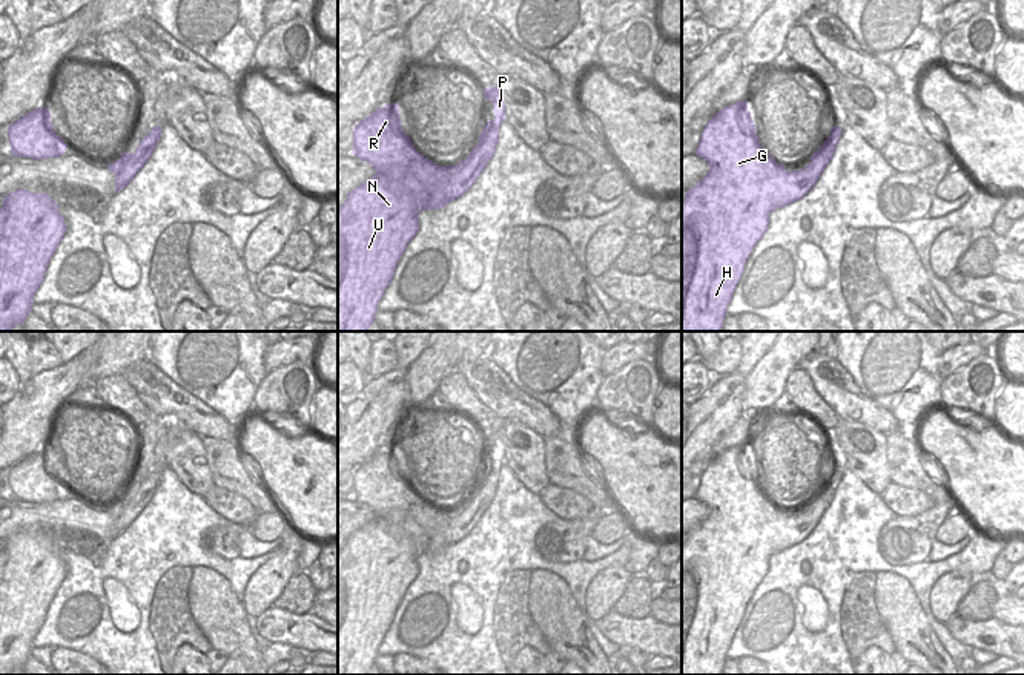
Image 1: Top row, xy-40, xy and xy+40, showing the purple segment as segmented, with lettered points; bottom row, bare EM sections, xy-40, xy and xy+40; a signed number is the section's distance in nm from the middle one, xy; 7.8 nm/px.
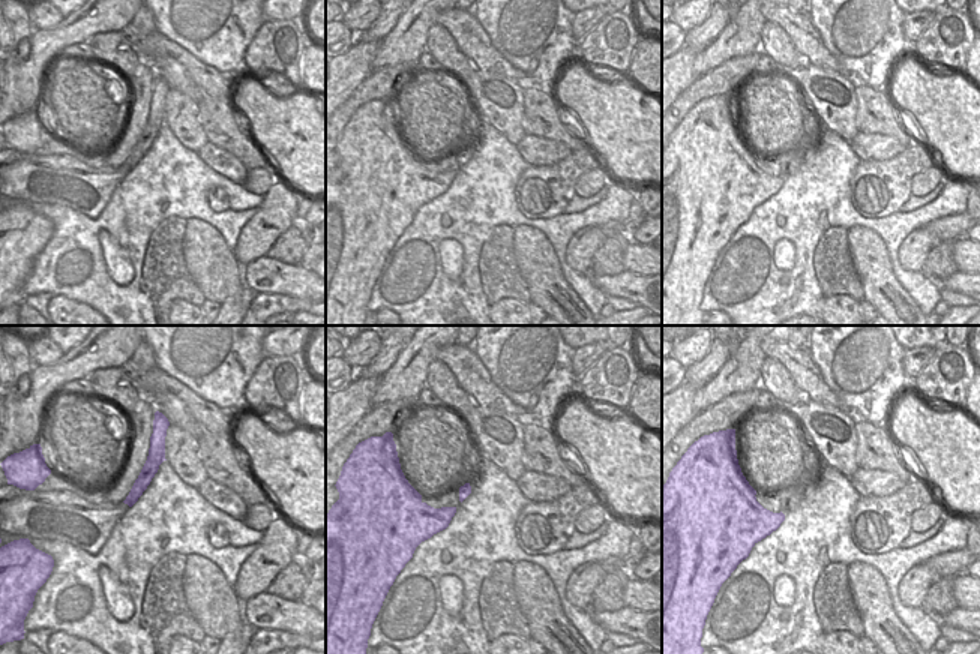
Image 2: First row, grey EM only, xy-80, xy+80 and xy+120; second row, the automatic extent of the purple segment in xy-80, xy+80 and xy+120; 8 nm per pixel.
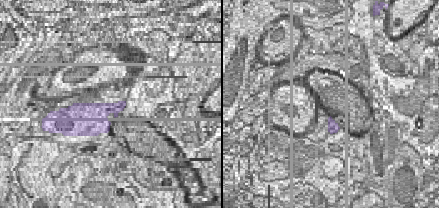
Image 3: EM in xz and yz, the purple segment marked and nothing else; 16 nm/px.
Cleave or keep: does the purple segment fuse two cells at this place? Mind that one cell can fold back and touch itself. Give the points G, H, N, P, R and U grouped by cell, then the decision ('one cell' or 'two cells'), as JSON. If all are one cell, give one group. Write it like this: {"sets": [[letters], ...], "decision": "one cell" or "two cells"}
{"sets": [["G", "H", "N", "P", "R", "U"]], "decision": "one cell"}

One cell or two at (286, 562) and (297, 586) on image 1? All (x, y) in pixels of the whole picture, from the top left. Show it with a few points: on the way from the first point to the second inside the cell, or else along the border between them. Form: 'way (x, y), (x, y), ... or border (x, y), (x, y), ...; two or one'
border (298, 571), (272, 605); two

